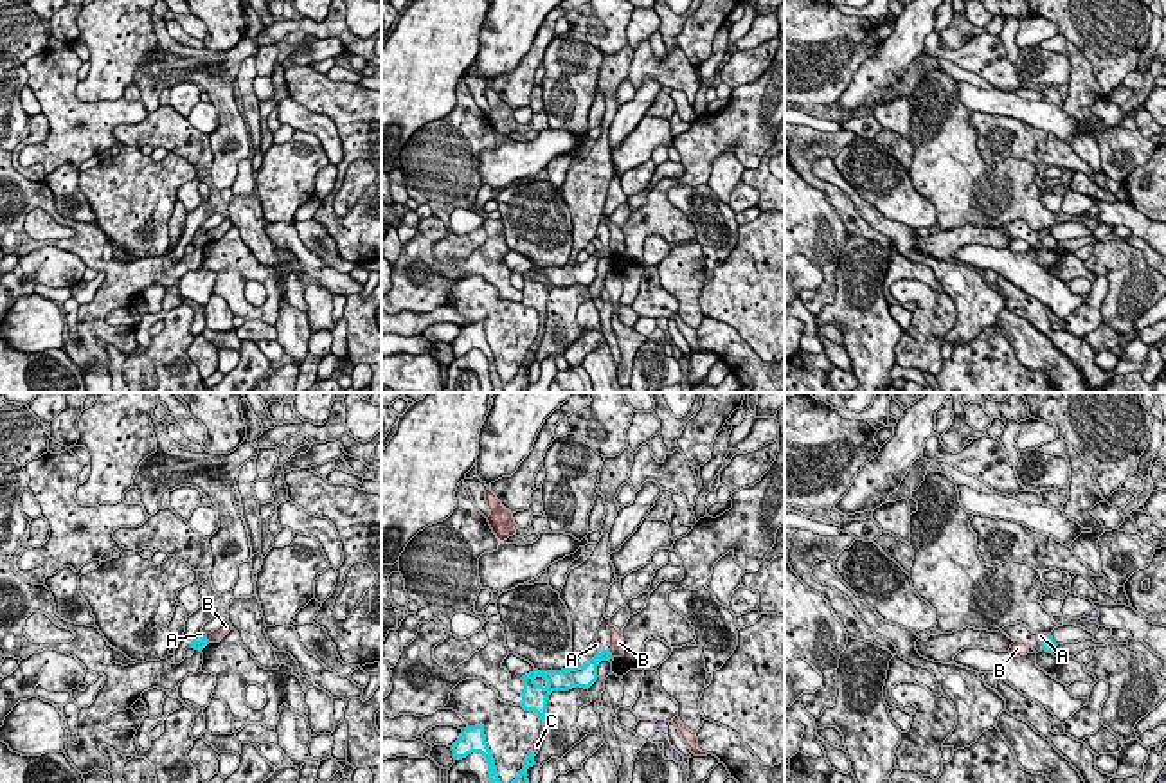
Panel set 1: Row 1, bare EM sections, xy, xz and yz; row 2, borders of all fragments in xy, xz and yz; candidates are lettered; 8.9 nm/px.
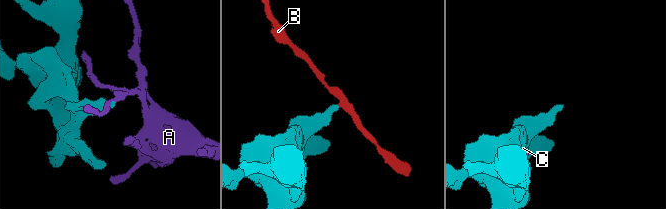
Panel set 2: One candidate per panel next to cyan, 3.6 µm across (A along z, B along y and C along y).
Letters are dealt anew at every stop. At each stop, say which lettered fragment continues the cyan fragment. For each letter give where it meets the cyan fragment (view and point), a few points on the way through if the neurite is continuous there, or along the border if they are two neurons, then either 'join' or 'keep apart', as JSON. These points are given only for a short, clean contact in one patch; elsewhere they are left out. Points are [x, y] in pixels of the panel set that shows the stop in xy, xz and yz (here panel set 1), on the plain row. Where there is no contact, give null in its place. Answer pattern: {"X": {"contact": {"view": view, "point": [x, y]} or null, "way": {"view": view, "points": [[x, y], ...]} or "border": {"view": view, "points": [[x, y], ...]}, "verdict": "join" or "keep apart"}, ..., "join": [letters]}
{"A": {"contact": {"view": "xy", "point": [198, 236]}, "border": {"view": "xy", "points": [[204, 233], [193, 238]]}, "verdict": "keep apart"}, "B": {"contact": {"view": "xz", "point": [609, 249]}, "verdict": "keep apart"}, "C": {"contact": {"view": "xz", "point": [531, 350]}, "verdict": "join"}, "join": ["C"]}

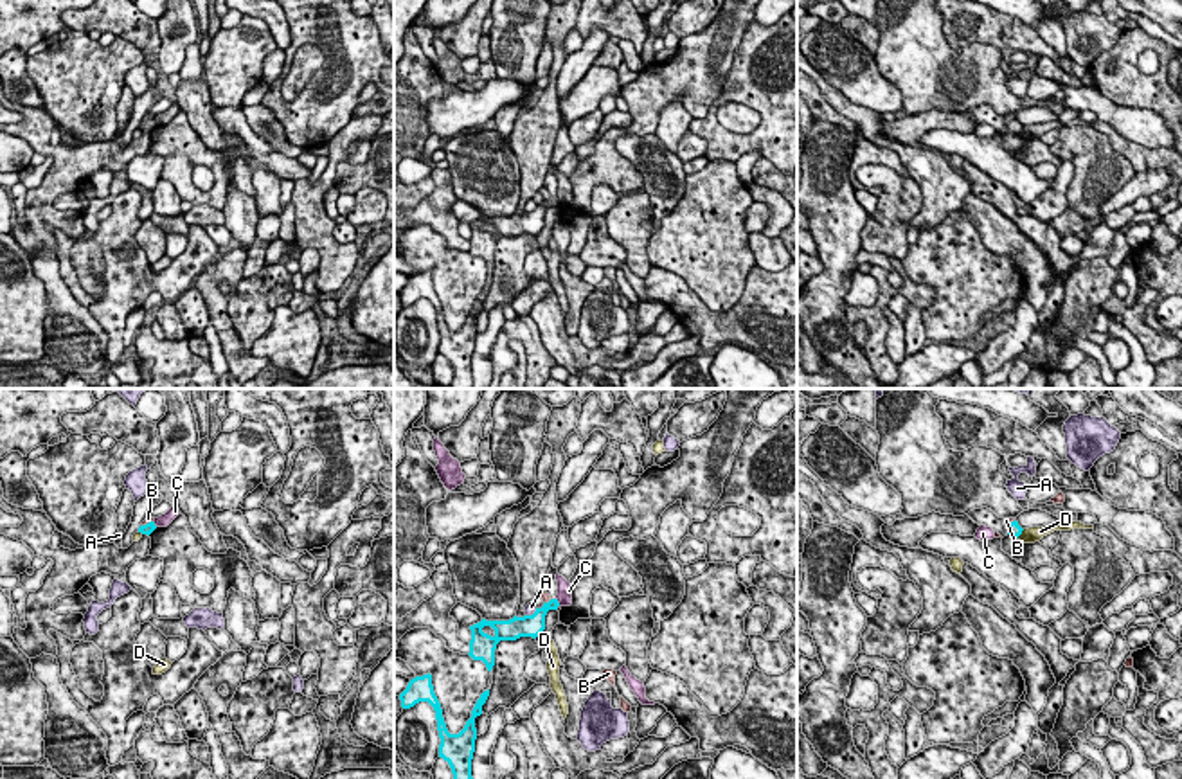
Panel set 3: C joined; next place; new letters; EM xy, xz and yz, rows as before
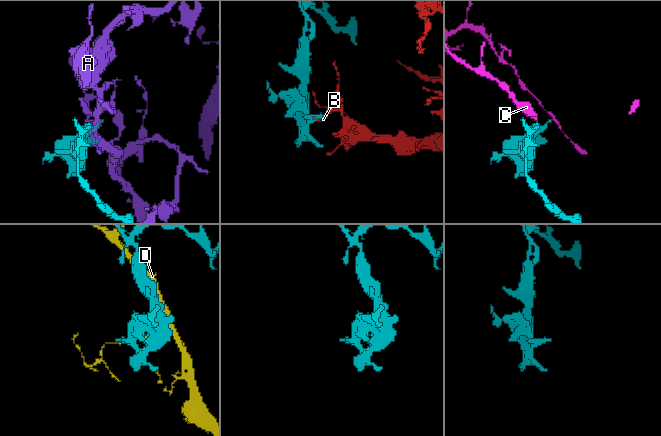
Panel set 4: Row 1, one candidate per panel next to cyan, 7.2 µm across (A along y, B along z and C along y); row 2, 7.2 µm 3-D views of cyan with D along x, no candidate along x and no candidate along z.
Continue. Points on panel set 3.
{"A": {"contact": {"view": "xz", "point": [533, 211]}, "border": {"view": "xz", "points": [[537, 205], [526, 213]]}, "verdict": "keep apart"}, "B": {"contact": {"view": "xy", "point": [146, 121]}, "border": {"view": "xy", "points": [[152, 117], [141, 123]]}, "verdict": "keep apart"}, "C": {"contact": {"view": "xz", "point": [556, 198]}, "verdict": "keep apart"}, "D": {"contact": {"view": "yz", "point": [1020, 130]}, "border": {"view": "yz", "points": [[1024, 126], [1017, 134]]}, "verdict": "keep apart"}, "join": []}

